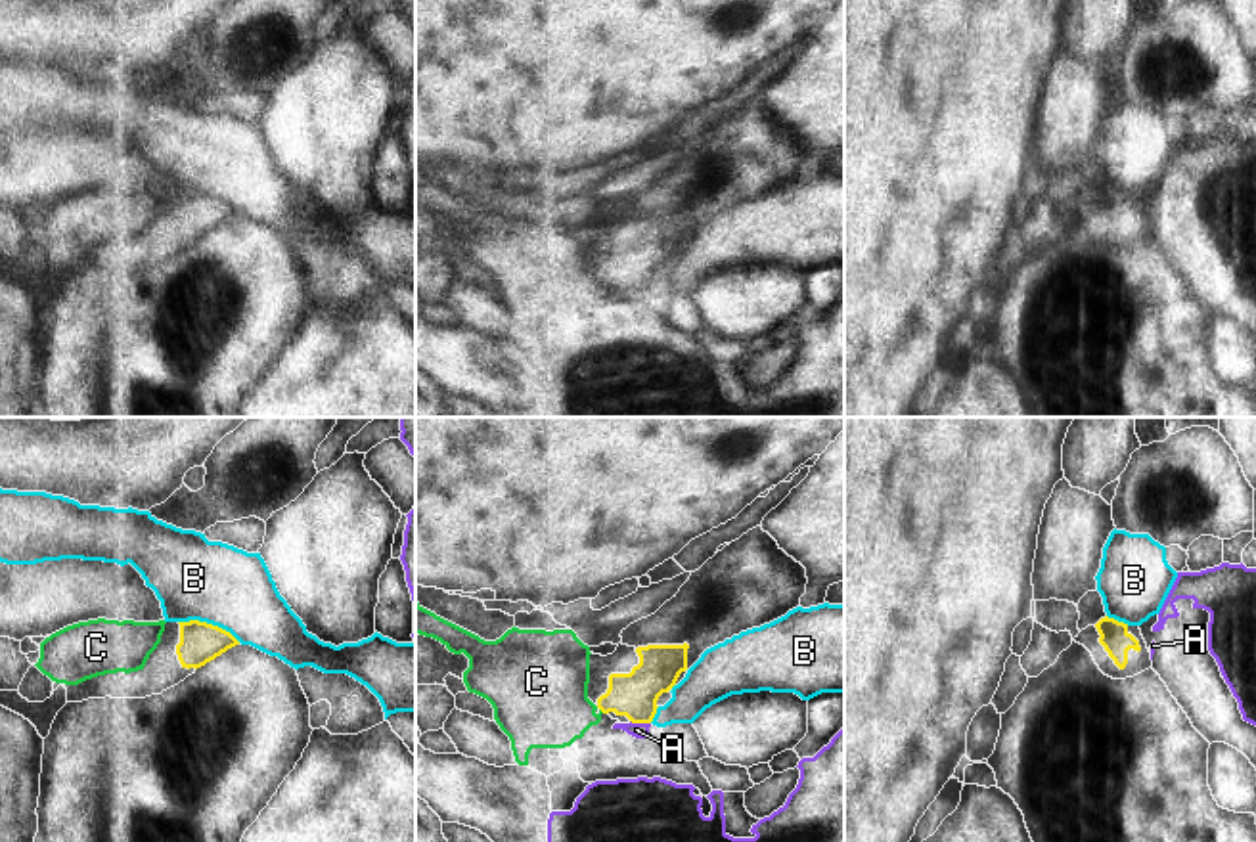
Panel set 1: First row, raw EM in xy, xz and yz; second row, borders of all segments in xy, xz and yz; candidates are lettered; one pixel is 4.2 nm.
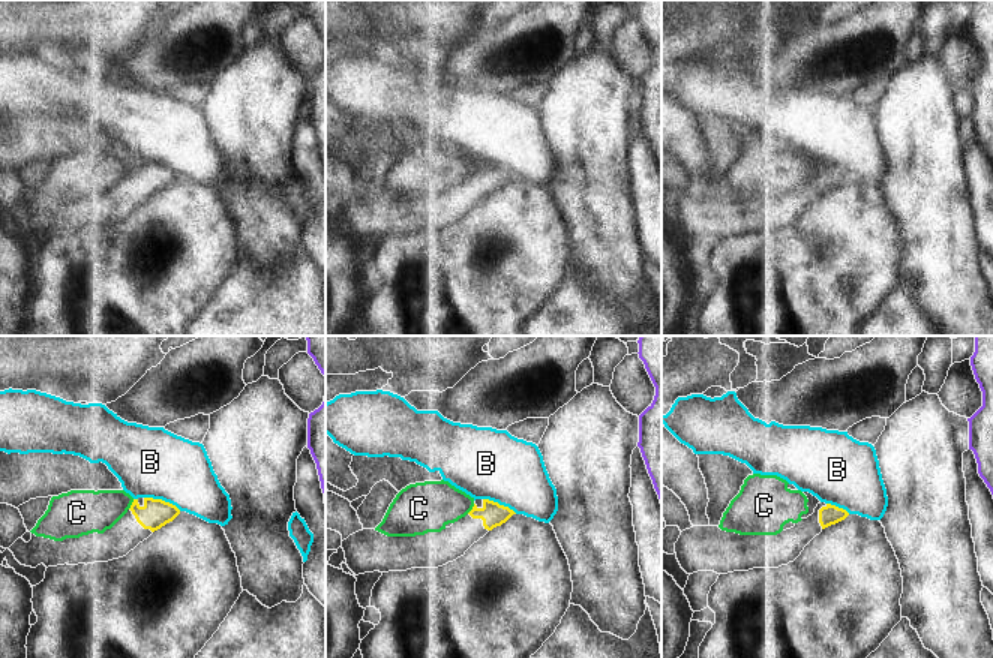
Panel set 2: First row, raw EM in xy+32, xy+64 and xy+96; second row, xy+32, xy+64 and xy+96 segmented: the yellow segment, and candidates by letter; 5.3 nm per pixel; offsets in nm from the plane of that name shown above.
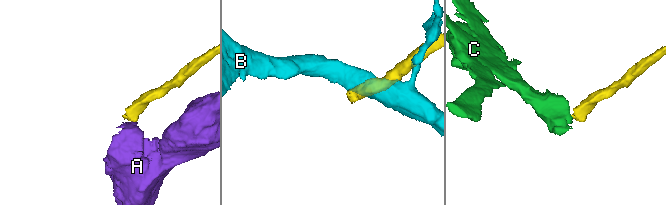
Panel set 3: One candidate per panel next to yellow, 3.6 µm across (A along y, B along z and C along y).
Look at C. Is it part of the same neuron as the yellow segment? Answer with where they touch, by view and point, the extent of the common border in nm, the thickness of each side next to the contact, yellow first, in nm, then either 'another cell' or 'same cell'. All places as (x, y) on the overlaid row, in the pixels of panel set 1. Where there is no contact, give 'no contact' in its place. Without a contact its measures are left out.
xz (600, 709) | 50 nm | 190/380 nm | another cell

